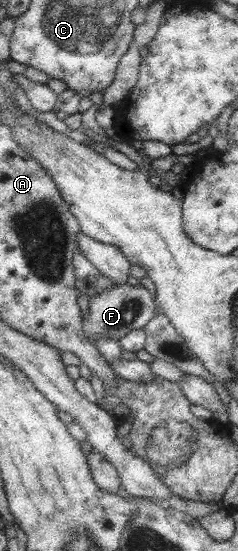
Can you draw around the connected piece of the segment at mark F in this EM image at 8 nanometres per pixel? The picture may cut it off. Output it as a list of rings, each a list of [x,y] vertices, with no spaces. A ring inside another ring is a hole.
[[[123,285],[105,289],[89,298],[87,315],[83,316],[82,332],[92,341],[92,337],[109,338],[119,341],[129,332],[144,329],[144,326],[156,315],[156,298],[143,286]]]

